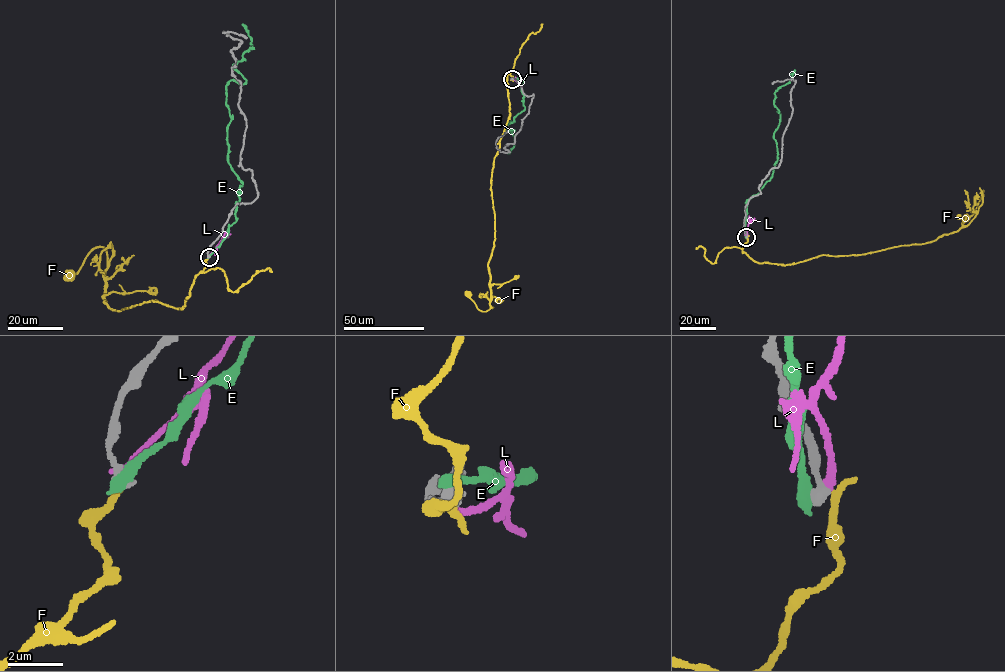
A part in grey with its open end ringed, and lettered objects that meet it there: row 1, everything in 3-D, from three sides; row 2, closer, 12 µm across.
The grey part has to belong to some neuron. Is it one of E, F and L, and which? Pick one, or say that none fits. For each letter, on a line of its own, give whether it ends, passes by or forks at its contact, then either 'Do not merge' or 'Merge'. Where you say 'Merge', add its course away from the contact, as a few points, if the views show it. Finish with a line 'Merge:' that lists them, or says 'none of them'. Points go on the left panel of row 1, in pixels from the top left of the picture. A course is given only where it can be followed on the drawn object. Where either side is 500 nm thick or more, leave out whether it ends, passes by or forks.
E: It ends there. Do not merge
F: It ends there. Do not merge
L: It ends there. Do not merge
Merge: none of them

